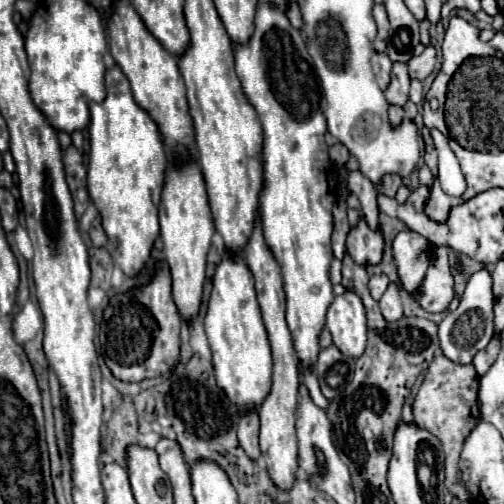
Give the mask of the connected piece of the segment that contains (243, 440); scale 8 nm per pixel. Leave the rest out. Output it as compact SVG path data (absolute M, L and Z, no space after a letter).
M252 410L250 414L242 416L242 420L240 420L240 428L238 428L238 440L240 440L240 446L244 448L244 452L246 452L252 460L258 460L258 458L260 458L258 432L260 432L258 412Z

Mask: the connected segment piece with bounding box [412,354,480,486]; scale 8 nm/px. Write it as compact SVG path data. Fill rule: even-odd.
M444 354L436 356L424 376L424 382L414 398L412 404L414 422L418 428L426 428L432 432L440 442L446 454L444 468L446 468L446 486L458 480L458 458L462 452L462 444L472 428L480 422L480 408L478 408L478 374L472 364L454 364L446 360Z

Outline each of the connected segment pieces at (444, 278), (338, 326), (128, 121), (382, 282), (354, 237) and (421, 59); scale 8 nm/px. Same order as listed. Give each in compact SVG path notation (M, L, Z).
M434 246L426 280L422 280L422 292L418 296L420 306L426 312L446 312L454 298L454 278L448 264L448 248Z
M354 292L336 296L328 308L326 326L332 334L334 346L350 356L360 358L366 348L366 312L362 300Z
M118 66L106 72L106 98L90 104L88 194L98 208L112 248L114 264L126 276L138 276L150 258L158 226L158 204L168 168L168 152L152 118L134 102L130 84Z
M386 274L372 276L372 278L370 278L370 284L368 284L372 298L374 298L374 300L380 300L380 296L386 292L388 284L390 284L390 280L388 280L388 276L386 276Z
M362 218L358 226L350 230L346 248L356 264L362 264L362 266L378 264L382 260L384 240L382 240L380 230L370 230Z
M426 46L420 56L414 56L414 58L408 62L410 78L424 80L426 76L432 74L434 66L436 66L436 50L434 50L434 46Z

